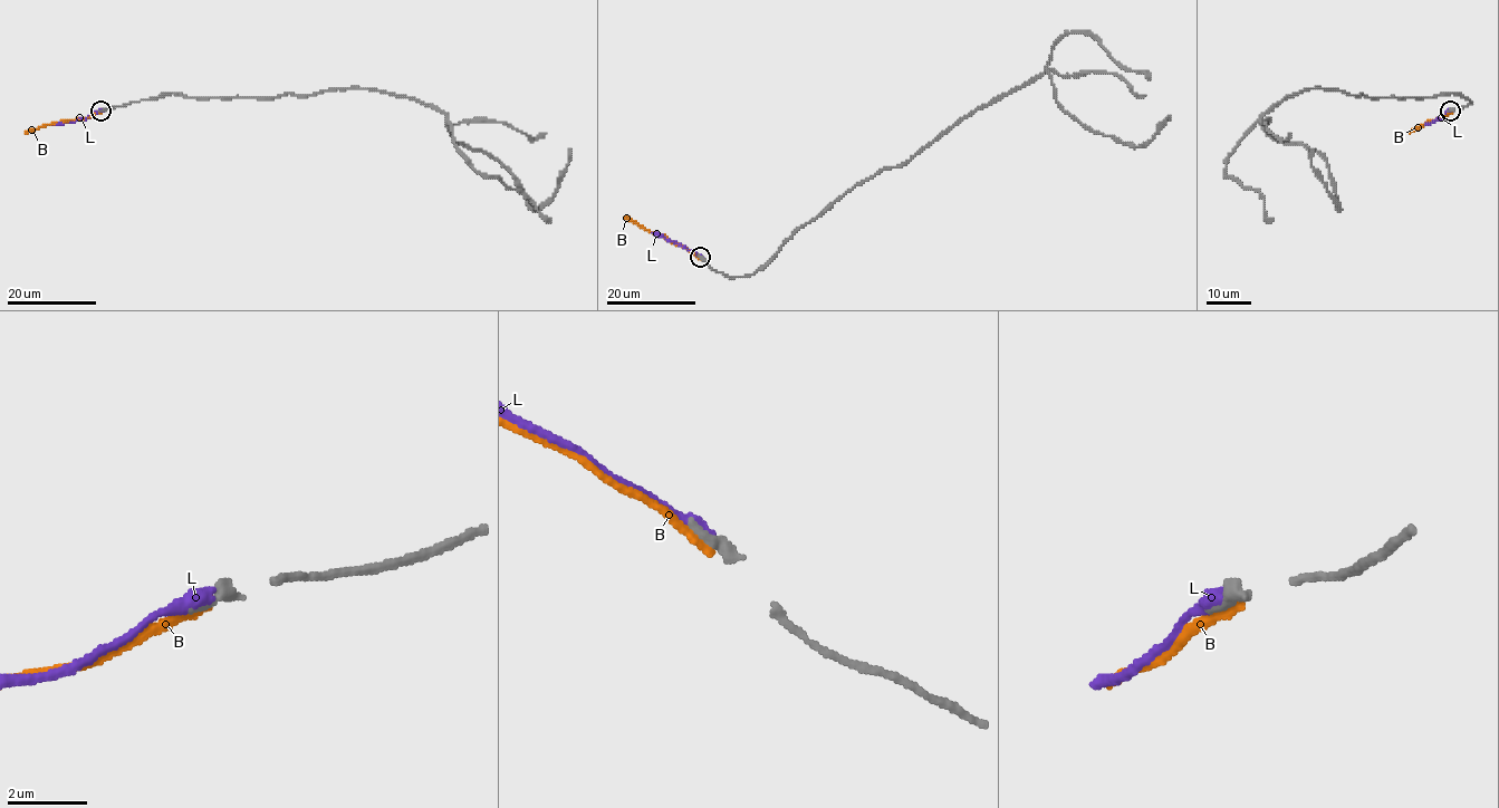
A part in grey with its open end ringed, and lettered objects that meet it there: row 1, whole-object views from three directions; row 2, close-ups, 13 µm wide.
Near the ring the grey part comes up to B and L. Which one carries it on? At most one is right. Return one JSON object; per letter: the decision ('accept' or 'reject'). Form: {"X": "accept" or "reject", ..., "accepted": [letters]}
{"B": "reject", "L": "accept", "accepted": ["L"]}

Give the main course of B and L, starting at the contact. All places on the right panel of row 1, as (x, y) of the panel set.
B: (1450, 111), (1409, 133)
L: (1450, 111), (1441, 118), (1424, 124)

